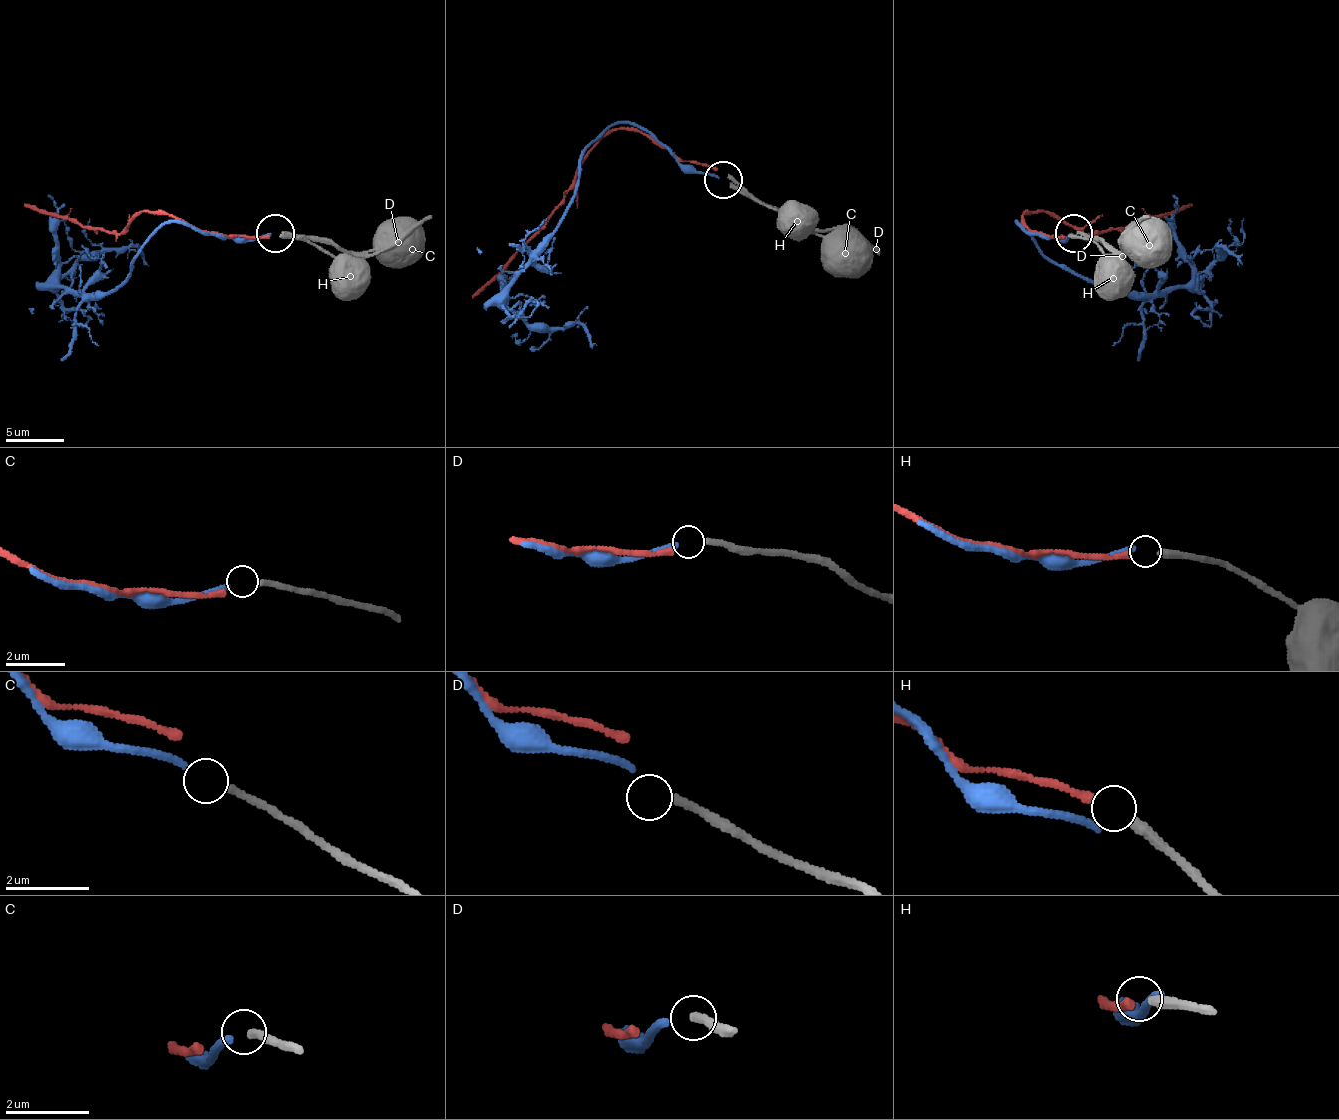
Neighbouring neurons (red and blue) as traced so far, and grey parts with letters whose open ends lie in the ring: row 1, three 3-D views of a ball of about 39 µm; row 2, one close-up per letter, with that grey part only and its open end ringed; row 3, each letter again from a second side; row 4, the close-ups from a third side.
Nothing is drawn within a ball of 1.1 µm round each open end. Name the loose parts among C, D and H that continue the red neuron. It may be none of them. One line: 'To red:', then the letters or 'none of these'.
To red: none of these

